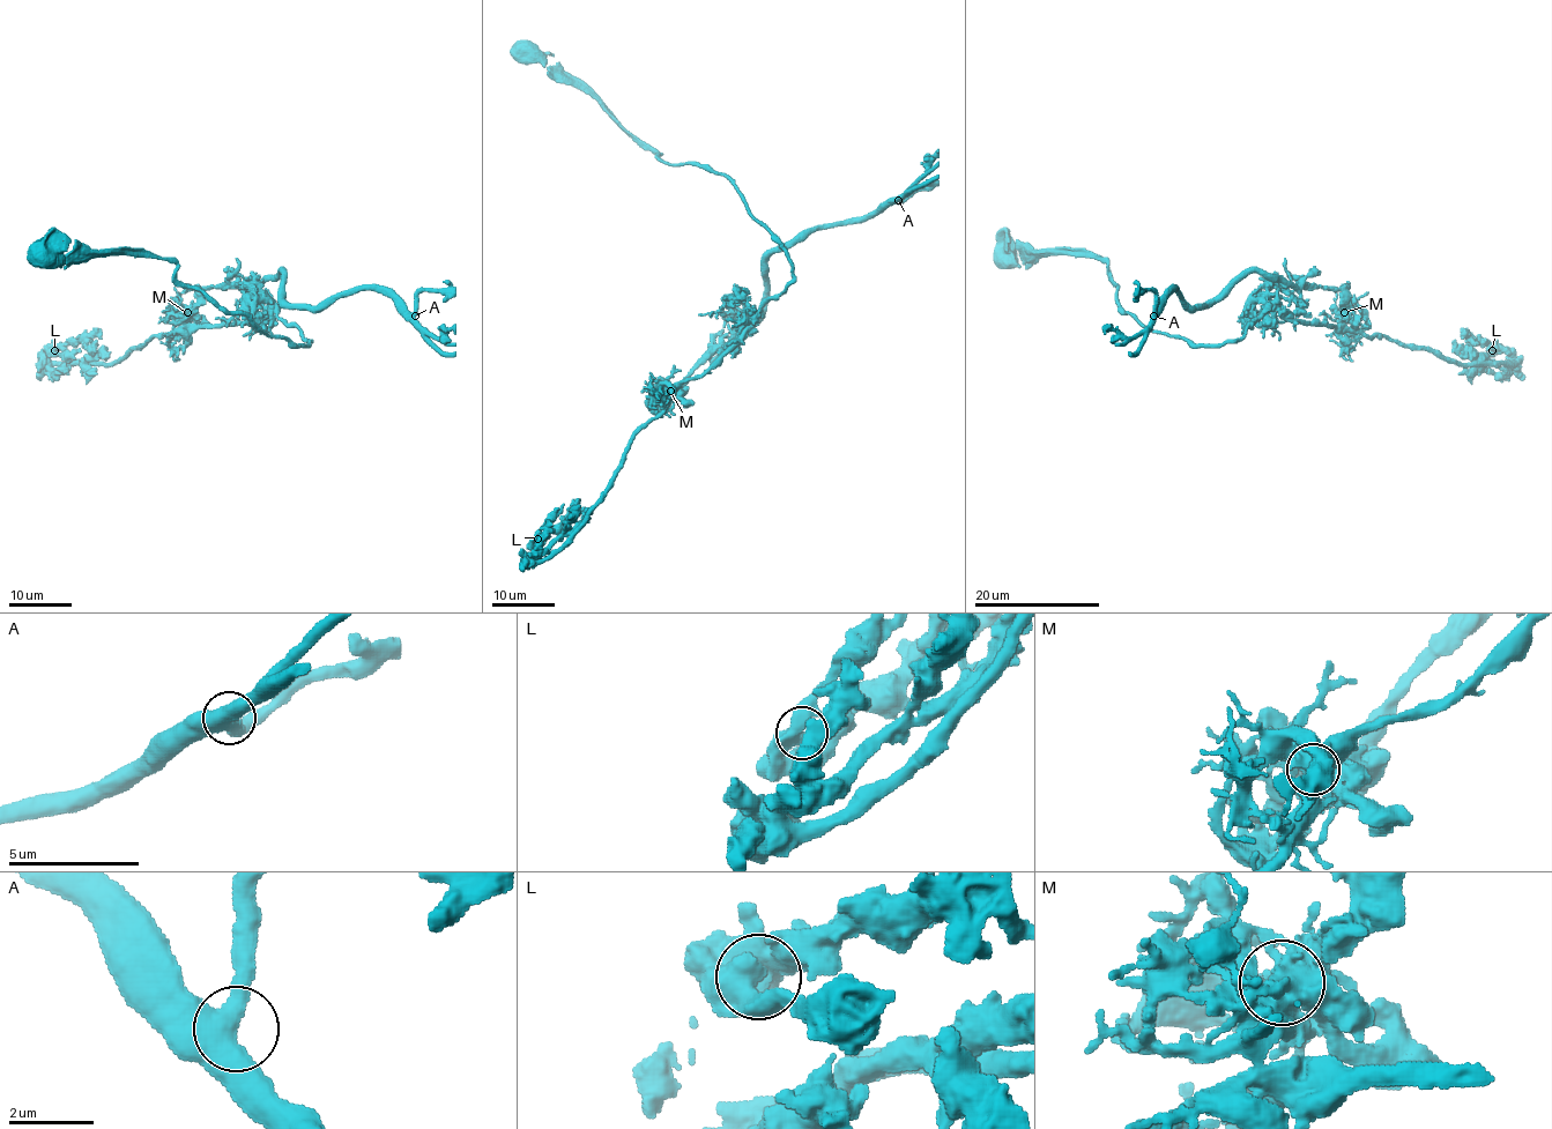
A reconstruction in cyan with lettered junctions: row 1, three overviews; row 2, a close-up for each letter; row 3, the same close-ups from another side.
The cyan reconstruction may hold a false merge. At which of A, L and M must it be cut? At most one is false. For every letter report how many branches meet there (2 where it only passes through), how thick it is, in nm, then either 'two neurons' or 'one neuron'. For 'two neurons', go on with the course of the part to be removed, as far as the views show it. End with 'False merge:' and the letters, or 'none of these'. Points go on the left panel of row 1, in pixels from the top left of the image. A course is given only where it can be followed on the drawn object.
A: 2 | 550 nm | one neuron
L: 2 | 550 nm | one neuron
M: 2 | 850 nm | two neurons | (187, 313), (201, 291), (257, 287), (281, 272), (289, 305), (322, 306), (380, 289), (435, 336), (455, 325)
False merge: M

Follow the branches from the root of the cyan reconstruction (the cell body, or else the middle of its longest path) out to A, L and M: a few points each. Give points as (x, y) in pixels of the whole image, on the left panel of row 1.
A: (42, 253), (170, 258), (294, 344), (254, 292), (279, 272), (289, 305), (380, 289), (415, 316)
L: (42, 253), (170, 258), (179, 283), (310, 341), (258, 316), (111, 363), (54, 350)
M: (42, 253), (62, 266), (170, 258), (179, 283), (310, 342), (276, 316), (193, 325), (187, 313)

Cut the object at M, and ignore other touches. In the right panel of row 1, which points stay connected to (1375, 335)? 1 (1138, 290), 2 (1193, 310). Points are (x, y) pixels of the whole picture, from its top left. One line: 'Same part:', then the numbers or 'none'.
Same part: none

